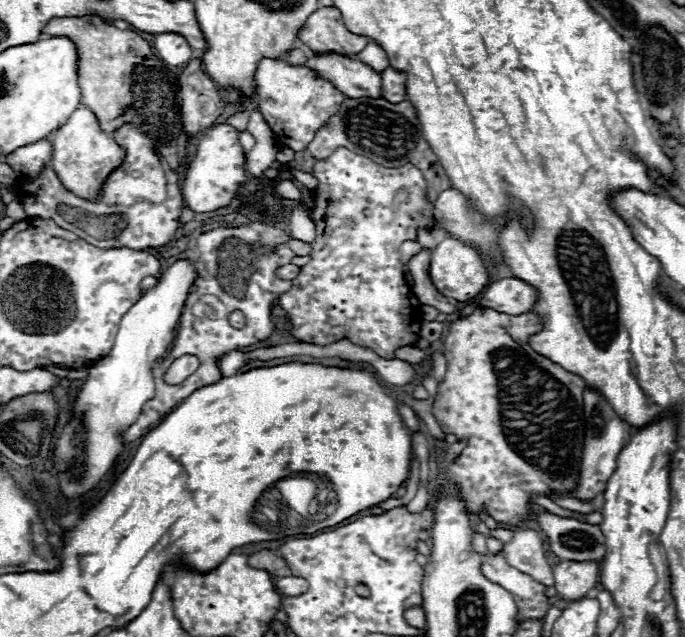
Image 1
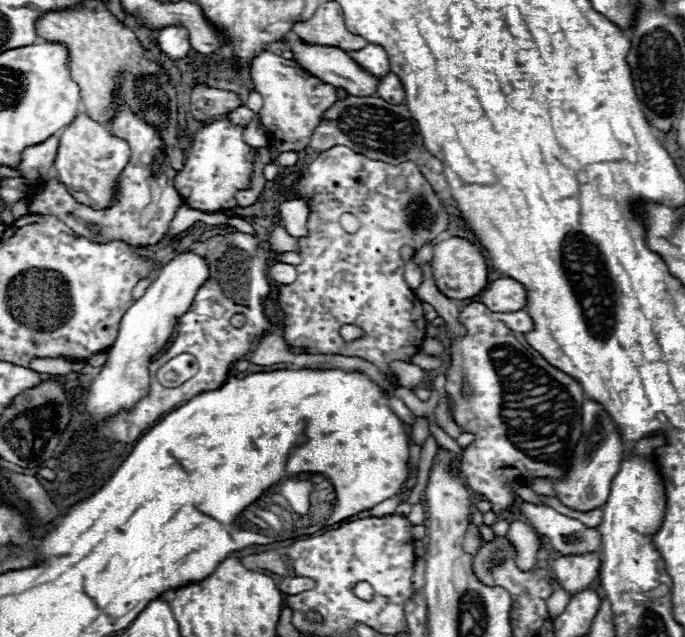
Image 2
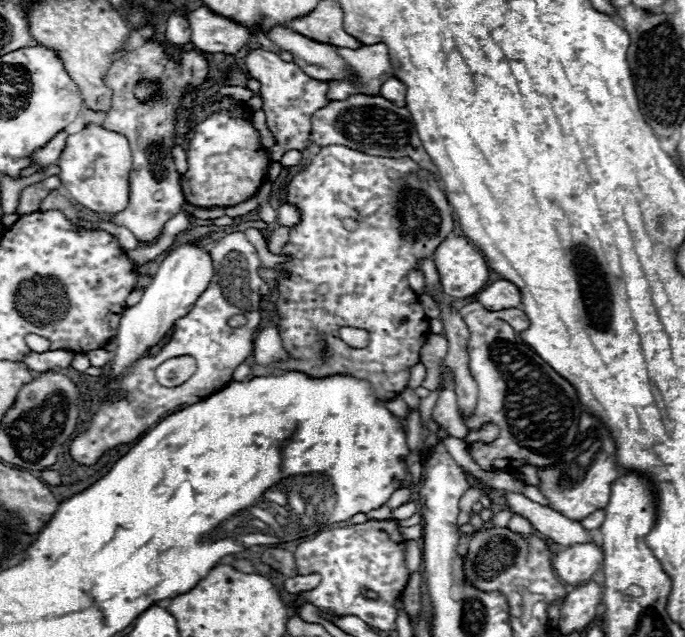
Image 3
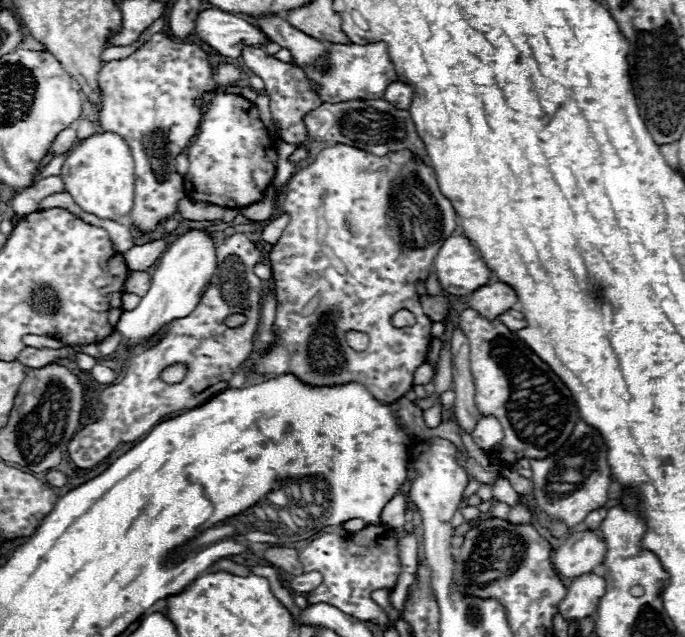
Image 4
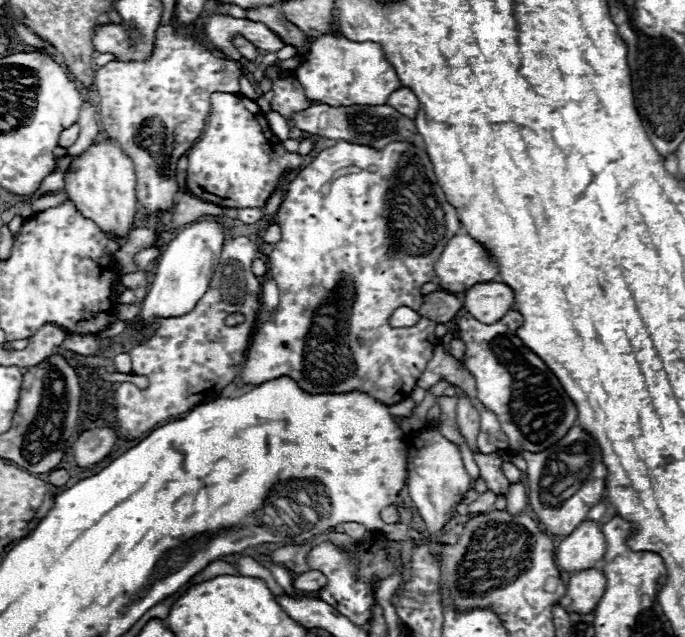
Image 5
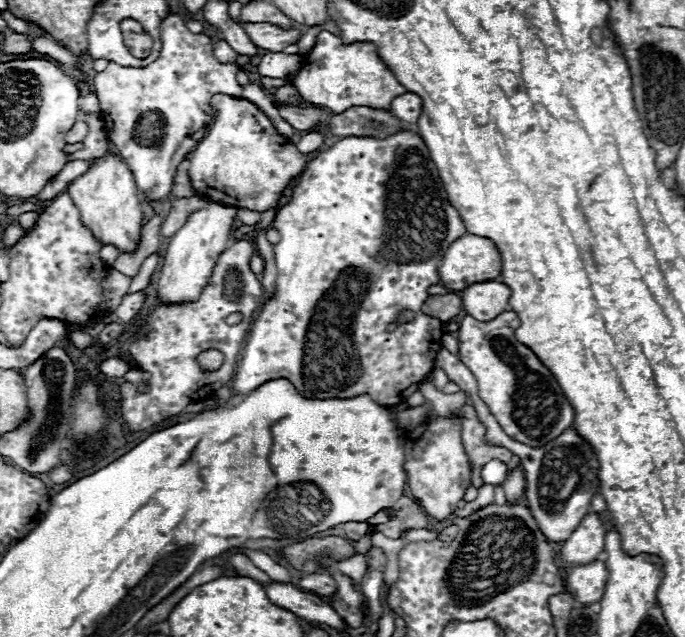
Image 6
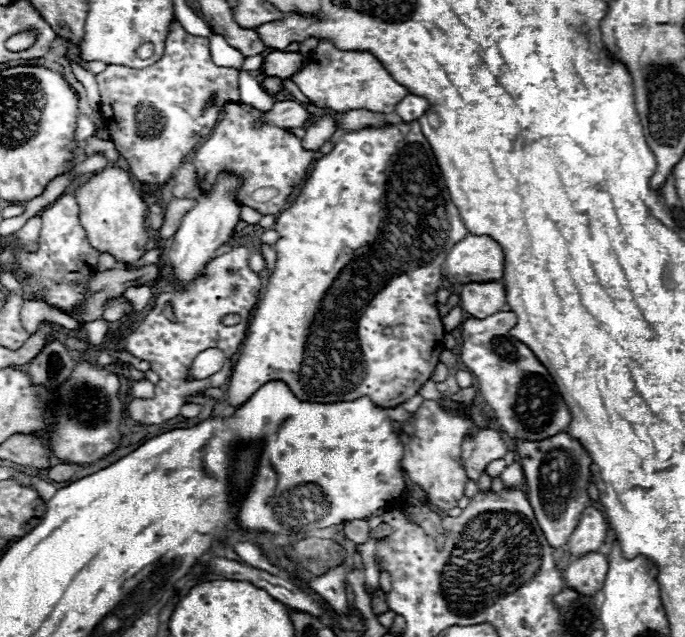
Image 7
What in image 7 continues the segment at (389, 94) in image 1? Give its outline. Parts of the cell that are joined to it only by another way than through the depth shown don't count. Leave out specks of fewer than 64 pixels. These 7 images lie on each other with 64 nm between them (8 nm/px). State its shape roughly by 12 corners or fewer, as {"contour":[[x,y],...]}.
{"contour":[[408,94],[396,104],[404,122],[418,120],[428,100]]}

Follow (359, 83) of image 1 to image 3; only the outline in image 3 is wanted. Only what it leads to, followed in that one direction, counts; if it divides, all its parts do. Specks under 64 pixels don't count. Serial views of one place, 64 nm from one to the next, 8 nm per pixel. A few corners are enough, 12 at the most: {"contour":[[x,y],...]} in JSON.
{"contour":[[276,24],[268,38],[316,80],[344,78],[334,46]]}

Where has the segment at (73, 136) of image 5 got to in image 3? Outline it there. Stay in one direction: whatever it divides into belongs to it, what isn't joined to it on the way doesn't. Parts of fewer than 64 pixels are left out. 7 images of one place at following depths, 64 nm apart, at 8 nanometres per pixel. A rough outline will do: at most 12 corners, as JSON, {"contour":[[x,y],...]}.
{"contour":[[58,132],[44,148],[36,150],[34,164],[46,168],[58,162],[66,148],[68,132]]}

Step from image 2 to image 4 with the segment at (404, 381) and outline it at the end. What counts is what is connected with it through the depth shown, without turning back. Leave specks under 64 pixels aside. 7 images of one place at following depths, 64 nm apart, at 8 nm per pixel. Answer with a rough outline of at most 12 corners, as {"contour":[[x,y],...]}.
{"contour":[[422,364],[414,374],[414,384],[428,384],[436,368]]}

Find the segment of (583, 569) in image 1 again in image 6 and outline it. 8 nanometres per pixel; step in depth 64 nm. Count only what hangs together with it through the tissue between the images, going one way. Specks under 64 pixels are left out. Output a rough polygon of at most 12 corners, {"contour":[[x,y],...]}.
{"contour":[[588,512],[562,544],[568,564],[586,564],[604,550],[606,528]]}

